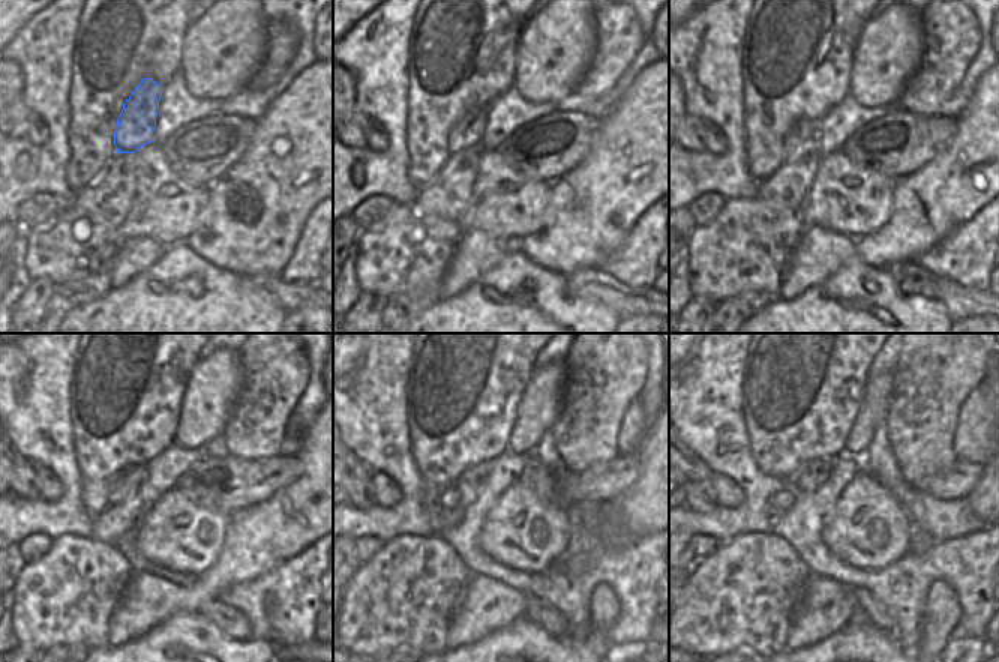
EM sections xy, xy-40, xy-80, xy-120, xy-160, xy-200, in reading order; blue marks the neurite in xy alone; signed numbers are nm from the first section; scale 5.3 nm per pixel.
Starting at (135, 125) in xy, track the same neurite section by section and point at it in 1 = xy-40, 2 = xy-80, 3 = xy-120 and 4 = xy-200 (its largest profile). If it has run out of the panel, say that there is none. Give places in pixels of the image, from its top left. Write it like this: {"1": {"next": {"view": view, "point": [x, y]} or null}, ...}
{"1": {"next": {"view": "xy-40", "point": [468, 132]}}, "2": {"next": {"view": "xy-80", "point": [803, 131]}}, "3": {"next": {"view": "xy-120", "point": [117, 491]}}, "4": {"next": {"view": "xy-200", "point": [780, 502]}}}

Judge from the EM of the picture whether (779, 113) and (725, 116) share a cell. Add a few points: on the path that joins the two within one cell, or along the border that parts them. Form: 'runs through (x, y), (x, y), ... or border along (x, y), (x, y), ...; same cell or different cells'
border along (743, 78), (743, 132), (747, 149); different cells

